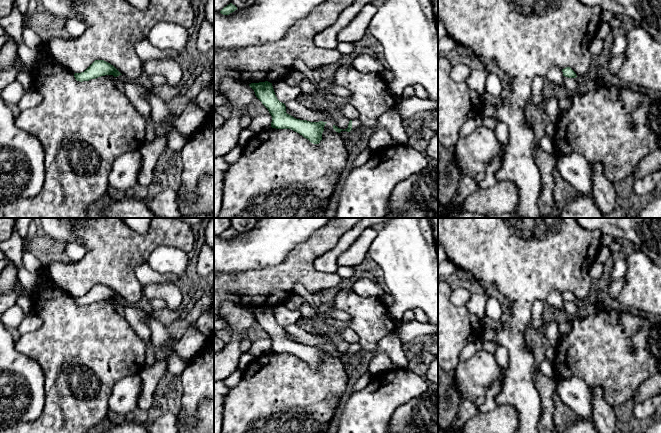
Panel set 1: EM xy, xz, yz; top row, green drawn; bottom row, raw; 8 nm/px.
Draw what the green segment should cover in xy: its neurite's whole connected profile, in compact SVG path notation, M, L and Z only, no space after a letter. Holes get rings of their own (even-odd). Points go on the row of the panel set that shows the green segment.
M95 60L84 72L75 73L77 81L89 81L105 75L117 77L122 75L113 65L104 60Z

